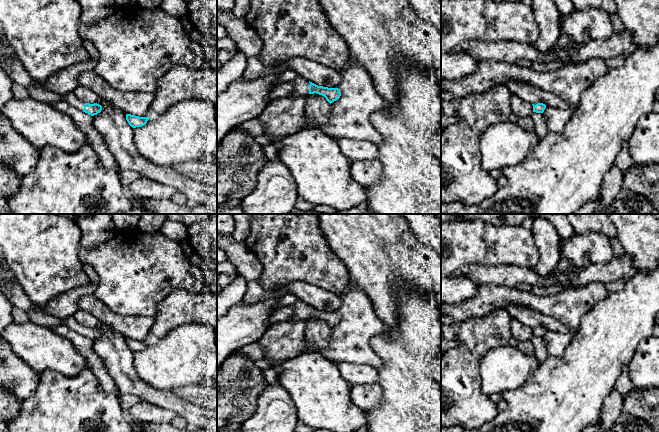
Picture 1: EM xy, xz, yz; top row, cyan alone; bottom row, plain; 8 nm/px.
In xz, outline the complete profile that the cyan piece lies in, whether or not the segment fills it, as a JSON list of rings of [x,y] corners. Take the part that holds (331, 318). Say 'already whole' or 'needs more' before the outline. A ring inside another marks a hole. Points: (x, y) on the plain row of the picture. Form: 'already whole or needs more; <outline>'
needs more; [[[299,299],[293,304],[293,315],[289,320],[300,321],[314,317],[324,320],[330,328],[338,324],[341,320],[338,312],[318,310]]]

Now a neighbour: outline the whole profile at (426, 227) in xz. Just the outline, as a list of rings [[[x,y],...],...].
[[[399,214],[420,241],[441,257],[441,216],[437,214]]]

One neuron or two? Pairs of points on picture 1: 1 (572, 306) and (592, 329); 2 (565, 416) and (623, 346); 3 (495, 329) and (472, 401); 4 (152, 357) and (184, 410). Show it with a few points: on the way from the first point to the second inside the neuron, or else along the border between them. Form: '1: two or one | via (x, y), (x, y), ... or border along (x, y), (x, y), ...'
1: two | border along (598, 301), (583, 316), (580, 325), (575, 330)
2: one | via (570, 399), (606, 363)
3: one | via (477, 347), (470, 354), (470, 383)
4: two | border along (145, 383), (155, 388), (168, 390)

